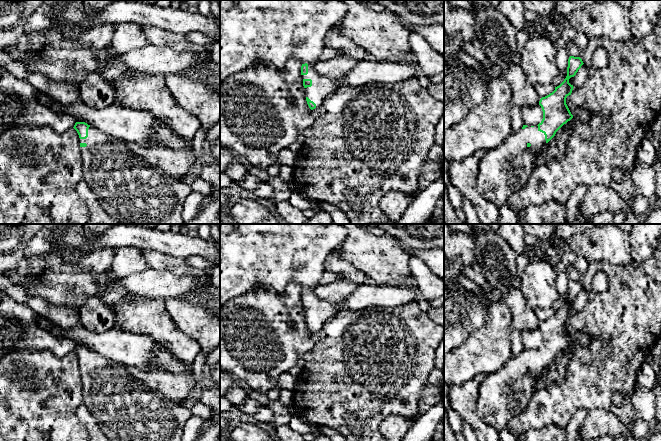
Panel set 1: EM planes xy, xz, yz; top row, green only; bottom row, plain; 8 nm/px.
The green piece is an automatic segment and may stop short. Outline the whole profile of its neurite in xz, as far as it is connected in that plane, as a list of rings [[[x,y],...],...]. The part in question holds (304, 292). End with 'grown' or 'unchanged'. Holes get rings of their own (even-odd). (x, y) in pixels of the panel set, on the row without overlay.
[[[302,288],[301,299],[306,325],[311,334],[318,332],[326,322],[333,319],[340,311],[335,304],[319,299],[316,296],[315,288]]]; grown

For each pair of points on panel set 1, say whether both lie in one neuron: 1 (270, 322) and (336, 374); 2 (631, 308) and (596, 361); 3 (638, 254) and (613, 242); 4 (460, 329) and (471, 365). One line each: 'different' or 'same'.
1: different
2: same
3: different
4: different

